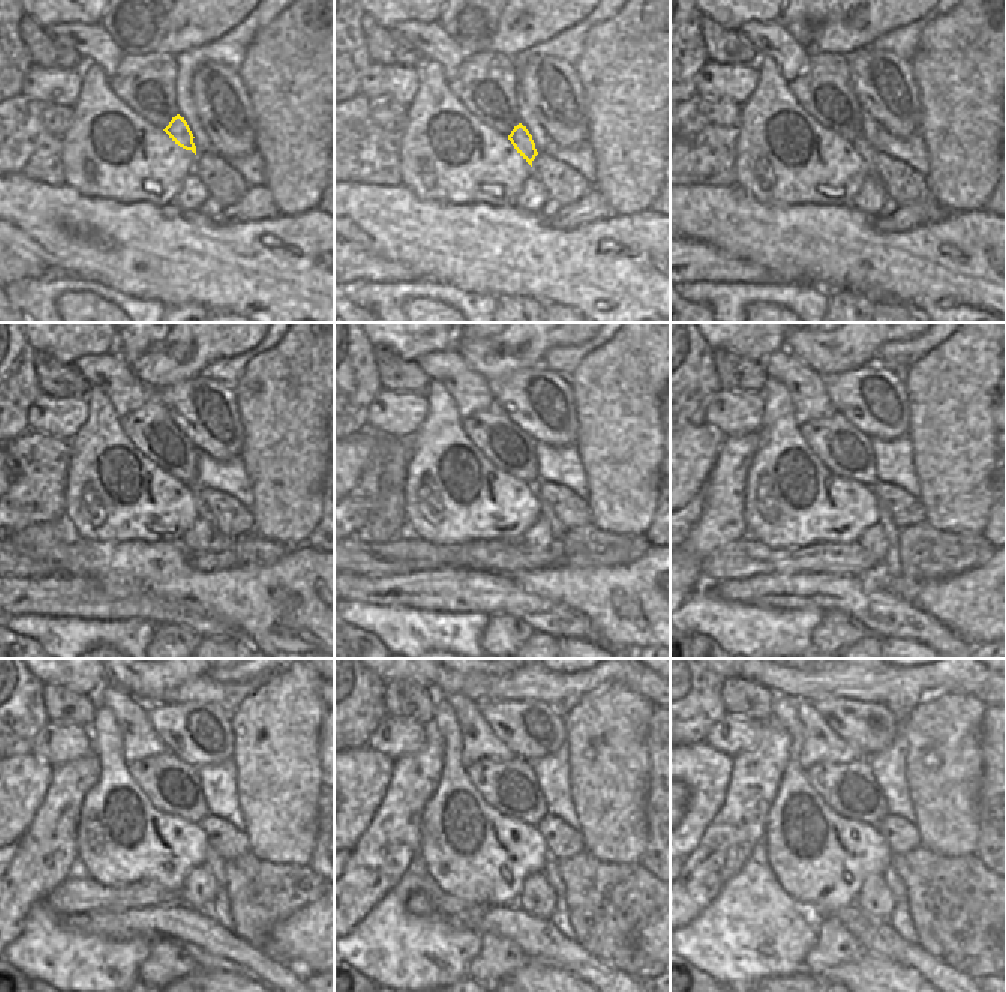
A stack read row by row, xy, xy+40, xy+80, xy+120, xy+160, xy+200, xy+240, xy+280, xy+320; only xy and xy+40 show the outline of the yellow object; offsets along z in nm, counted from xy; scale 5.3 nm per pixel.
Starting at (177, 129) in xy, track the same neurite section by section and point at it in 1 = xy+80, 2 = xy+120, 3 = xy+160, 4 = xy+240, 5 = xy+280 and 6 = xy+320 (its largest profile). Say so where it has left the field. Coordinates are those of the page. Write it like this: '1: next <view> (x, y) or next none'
1: next xy+80 (859, 144)
2: next xy+120 (195, 488)
3: next xy+160 (556, 532)
4: next xy+240 (215, 863)
5: next xy+280 (550, 871)
6: next xy+320 (889, 877)

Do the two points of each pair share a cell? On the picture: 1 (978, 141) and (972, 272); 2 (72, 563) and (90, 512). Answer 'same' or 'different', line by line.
1: different
2: different

